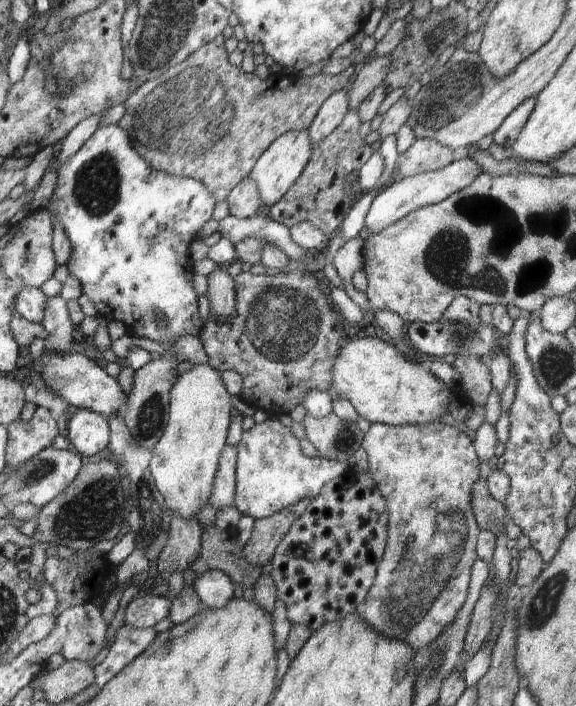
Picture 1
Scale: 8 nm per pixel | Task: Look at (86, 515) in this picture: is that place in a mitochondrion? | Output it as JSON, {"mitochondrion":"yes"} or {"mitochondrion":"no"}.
{"mitochondrion":"yes"}

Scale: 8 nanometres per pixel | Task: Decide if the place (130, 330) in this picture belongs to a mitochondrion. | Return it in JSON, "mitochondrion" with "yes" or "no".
{"mitochondrion":"no"}

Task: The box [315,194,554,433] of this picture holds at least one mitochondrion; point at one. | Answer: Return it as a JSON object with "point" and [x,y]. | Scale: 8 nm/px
{"point":[462,333]}

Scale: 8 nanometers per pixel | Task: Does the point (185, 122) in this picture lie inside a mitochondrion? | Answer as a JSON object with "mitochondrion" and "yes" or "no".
{"mitochondrion":"yes"}

